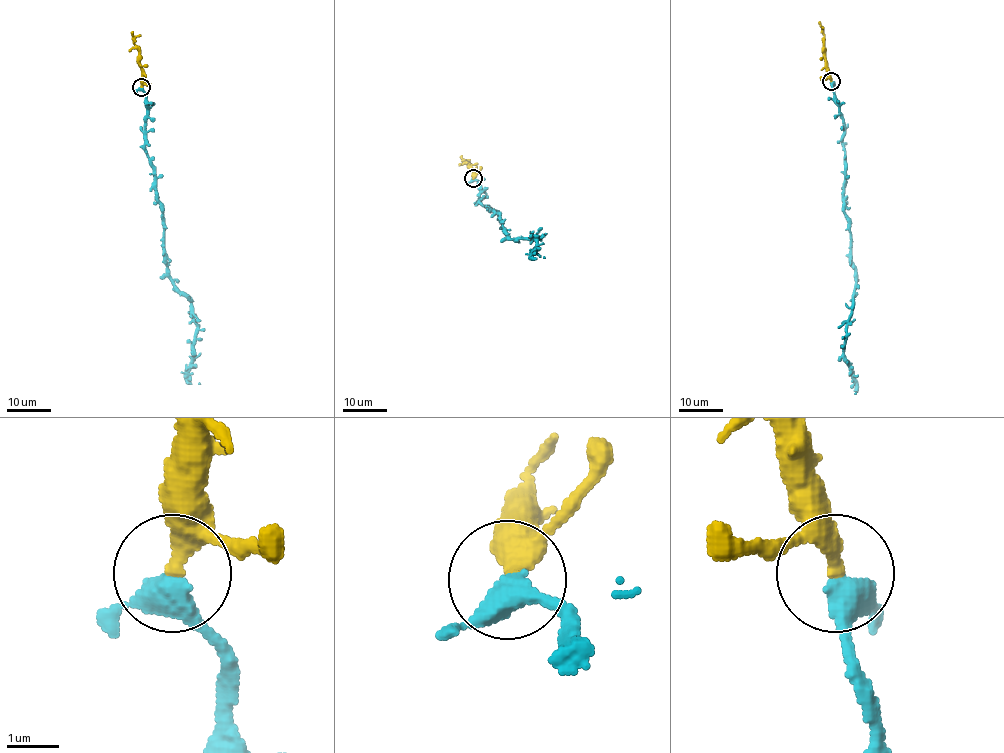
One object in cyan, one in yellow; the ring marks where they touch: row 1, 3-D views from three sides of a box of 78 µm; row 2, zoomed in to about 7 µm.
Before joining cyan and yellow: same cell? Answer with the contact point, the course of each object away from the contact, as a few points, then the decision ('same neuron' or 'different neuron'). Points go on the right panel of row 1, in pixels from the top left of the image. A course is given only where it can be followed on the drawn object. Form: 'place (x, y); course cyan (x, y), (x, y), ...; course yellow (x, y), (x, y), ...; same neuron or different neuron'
place (831, 81); course cyan (831, 81), (844, 126), (843, 211), (856, 288), (844, 360), (855, 394); course yellow (831, 81), (819, 21); same neuron

